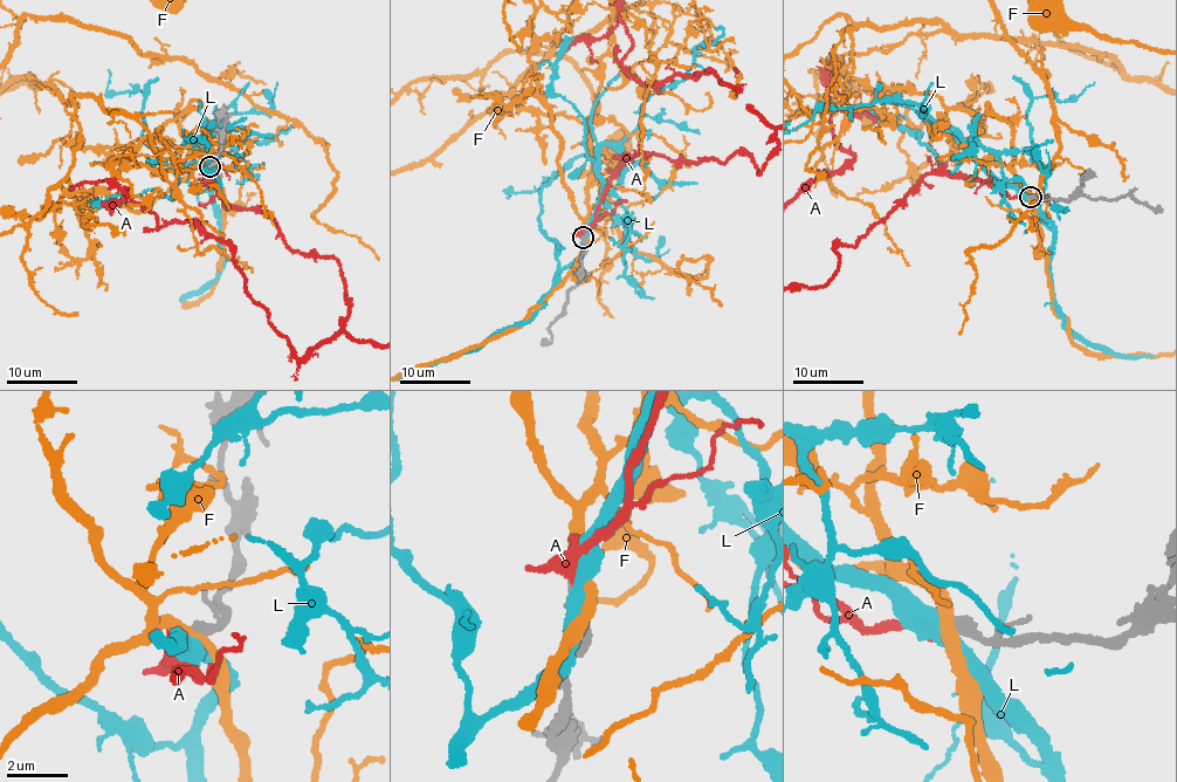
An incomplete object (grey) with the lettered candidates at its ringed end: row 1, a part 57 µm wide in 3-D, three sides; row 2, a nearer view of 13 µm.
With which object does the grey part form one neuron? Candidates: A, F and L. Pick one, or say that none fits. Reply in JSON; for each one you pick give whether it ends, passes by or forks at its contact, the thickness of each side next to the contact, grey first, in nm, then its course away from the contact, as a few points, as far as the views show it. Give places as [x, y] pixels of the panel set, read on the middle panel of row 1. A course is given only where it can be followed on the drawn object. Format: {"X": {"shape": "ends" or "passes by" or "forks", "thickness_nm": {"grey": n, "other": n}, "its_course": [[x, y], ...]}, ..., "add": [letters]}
{"A": {"shape": "passes by", "thickness_nm": {"grey": 480, "other": 400}, "its_course": [[583, 237], [632, 157], [737, 152], [756, 175], [775, 127], [710, 69], [637, 82], [619, 9], [564, 52]]}, "add": ["A"]}

